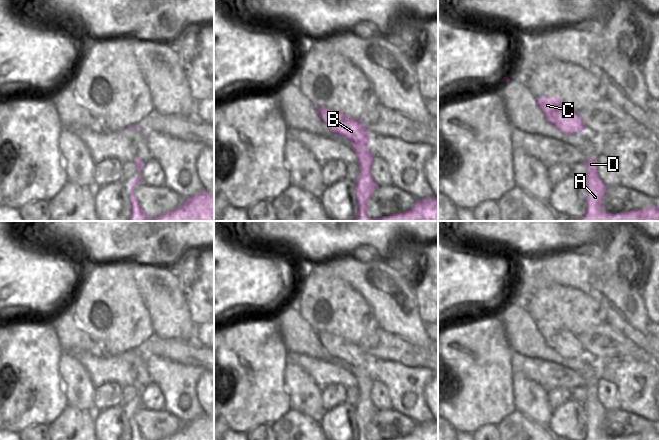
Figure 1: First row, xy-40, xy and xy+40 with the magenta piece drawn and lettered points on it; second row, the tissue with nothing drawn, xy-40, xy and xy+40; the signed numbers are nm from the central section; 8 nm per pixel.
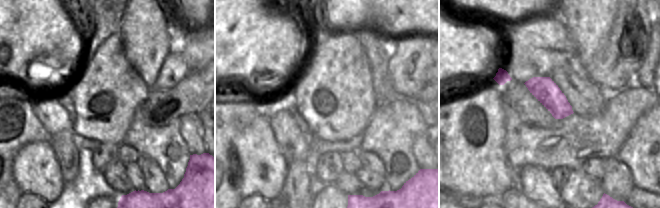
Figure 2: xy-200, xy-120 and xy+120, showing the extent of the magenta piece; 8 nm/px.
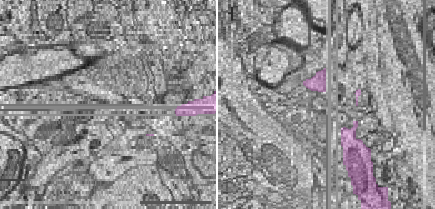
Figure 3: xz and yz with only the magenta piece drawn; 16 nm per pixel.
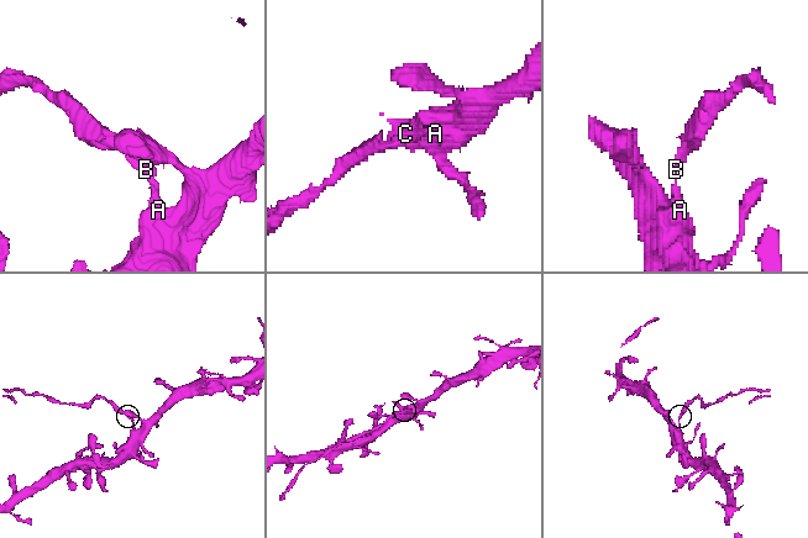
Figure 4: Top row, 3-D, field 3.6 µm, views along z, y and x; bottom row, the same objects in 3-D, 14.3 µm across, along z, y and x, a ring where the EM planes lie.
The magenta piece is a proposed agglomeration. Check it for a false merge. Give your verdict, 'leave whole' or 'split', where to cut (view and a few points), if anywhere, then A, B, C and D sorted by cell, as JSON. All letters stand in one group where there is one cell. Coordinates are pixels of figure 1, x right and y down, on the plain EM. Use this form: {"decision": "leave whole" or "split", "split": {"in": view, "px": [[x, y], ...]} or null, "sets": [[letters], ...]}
{"decision": "split", "split": {"in": "xy", "px": [[351, 365], [364, 368]]}, "sets": [["A", "D"], ["B", "C"]]}

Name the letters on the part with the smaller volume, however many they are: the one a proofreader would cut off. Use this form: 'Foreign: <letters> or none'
Foreign: B, C

